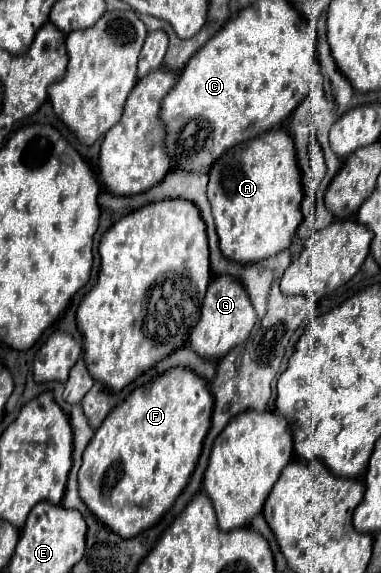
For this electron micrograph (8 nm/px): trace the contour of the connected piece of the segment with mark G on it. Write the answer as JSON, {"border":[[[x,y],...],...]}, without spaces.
{"border":[[[219,276],[209,284],[201,318],[189,336],[189,346],[205,360],[221,360],[231,348],[249,338],[255,322],[257,322],[257,312],[241,282],[237,282],[231,276]]]}

